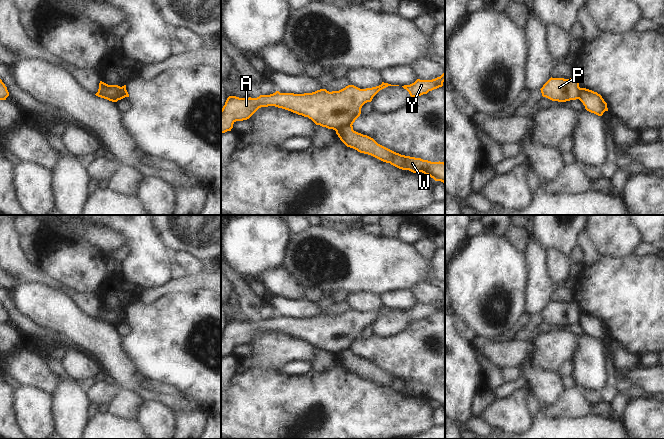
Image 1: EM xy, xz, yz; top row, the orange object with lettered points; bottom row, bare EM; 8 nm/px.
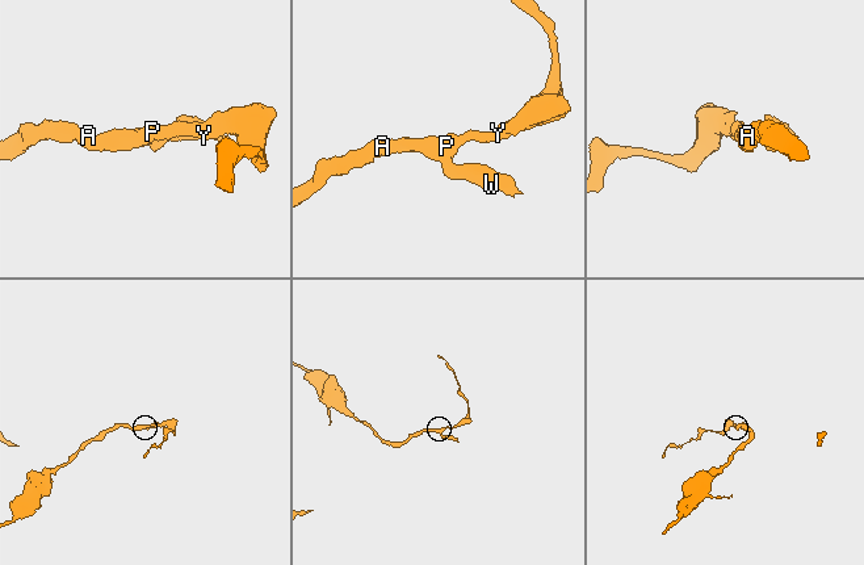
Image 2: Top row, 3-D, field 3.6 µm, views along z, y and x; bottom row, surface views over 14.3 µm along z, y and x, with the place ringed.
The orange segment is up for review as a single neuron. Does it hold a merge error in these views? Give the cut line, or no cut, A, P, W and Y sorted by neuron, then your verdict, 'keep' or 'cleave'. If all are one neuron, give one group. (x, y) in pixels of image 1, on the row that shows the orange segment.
xz (351, 124), (345, 124), (335, 130) | A P Y / W | cleave

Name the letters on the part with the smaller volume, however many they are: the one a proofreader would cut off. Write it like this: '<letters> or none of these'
W

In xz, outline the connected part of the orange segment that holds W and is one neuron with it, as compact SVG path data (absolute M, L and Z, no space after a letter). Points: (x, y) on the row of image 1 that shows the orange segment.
M344 125L335 131L347 147L353 148L360 153L371 155L383 162L390 163L399 169L409 170L413 173L422 172L435 181L445 183L444 162L431 162L396 153L378 144L373 138L354 131L352 125Z

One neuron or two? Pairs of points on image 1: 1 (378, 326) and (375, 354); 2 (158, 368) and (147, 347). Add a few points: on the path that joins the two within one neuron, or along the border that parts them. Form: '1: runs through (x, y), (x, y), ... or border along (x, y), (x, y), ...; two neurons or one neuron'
1: border along (400, 330), (388, 336), (373, 334); two neurons
2: runs through (158, 363), (152, 352); one neuron

